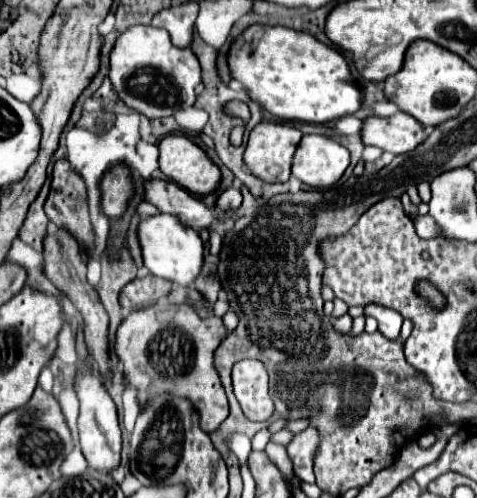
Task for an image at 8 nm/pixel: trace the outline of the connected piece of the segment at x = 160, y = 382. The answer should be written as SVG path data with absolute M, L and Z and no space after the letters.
M155 302L149 308L139 308L139 310L129 312L129 316L121 322L121 326L117 330L115 352L117 352L119 360L123 362L127 382L139 390L139 404L143 404L145 400L153 398L155 394L163 394L163 392L171 392L175 396L189 398L201 416L201 428L207 434L211 434L219 428L219 424L229 414L227 396L225 396L225 390L221 386L221 378L219 378L215 364L213 364L213 352L217 350L217 346L223 342L223 338L227 334L229 332L223 324L223 318L219 318L219 316L211 316L211 318L203 320L187 304Z

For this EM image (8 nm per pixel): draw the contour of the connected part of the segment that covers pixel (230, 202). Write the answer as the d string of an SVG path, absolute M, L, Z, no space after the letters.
M227 188L219 200L217 200L219 210L237 210L241 206L241 192L237 192L235 188Z

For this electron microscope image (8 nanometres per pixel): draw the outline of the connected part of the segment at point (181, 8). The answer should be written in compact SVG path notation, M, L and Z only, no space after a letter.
M177 2L177 4L171 4L167 10L161 10L159 14L155 14L155 18L151 20L151 26L167 30L173 46L185 48L185 46L191 46L197 14L199 14L197 2Z

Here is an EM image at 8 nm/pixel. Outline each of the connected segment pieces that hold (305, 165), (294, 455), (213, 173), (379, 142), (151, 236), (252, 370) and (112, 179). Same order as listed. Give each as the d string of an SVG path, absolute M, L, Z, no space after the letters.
M309 134L303 136L293 156L293 176L307 186L333 186L349 166L349 152L335 140Z
M307 428L305 432L297 434L293 438L293 442L287 446L289 458L295 466L295 474L303 480L303 482L313 482L313 458L317 454L317 446L319 446L319 430L317 428Z
M169 134L159 142L161 172L195 196L213 194L221 182L221 170L209 156L183 134Z
M405 112L387 118L369 116L363 120L361 140L367 146L377 146L391 154L405 154L425 140L425 128Z
M155 214L139 222L137 236L139 236L141 254L143 254L143 264L153 276L171 280L179 286L193 284L193 280L197 278L203 266L203 242L195 230L191 230L189 226L183 226L171 214Z
M241 360L233 366L233 390L249 420L265 422L273 414L267 370L257 360Z
M117 164L109 170L101 184L101 212L107 216L121 216L127 208L127 200L133 194L133 184L129 176L129 168L125 164Z

